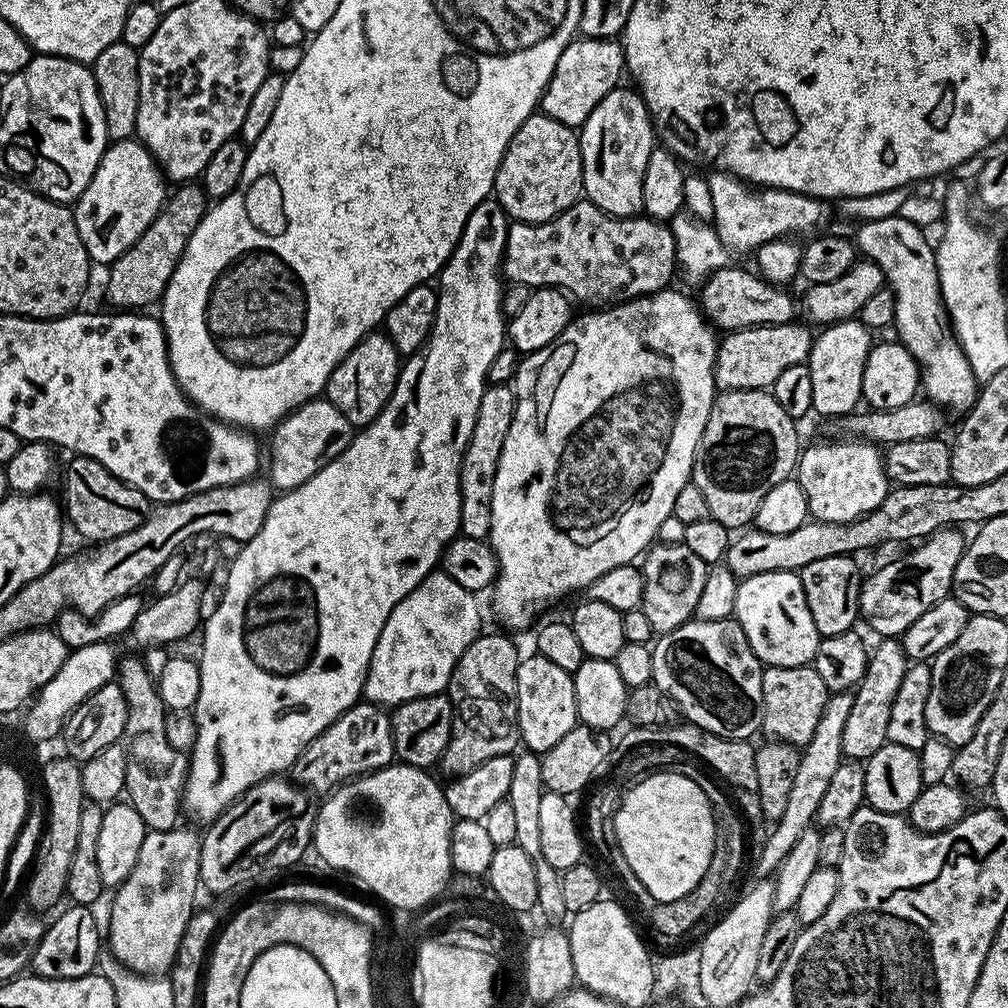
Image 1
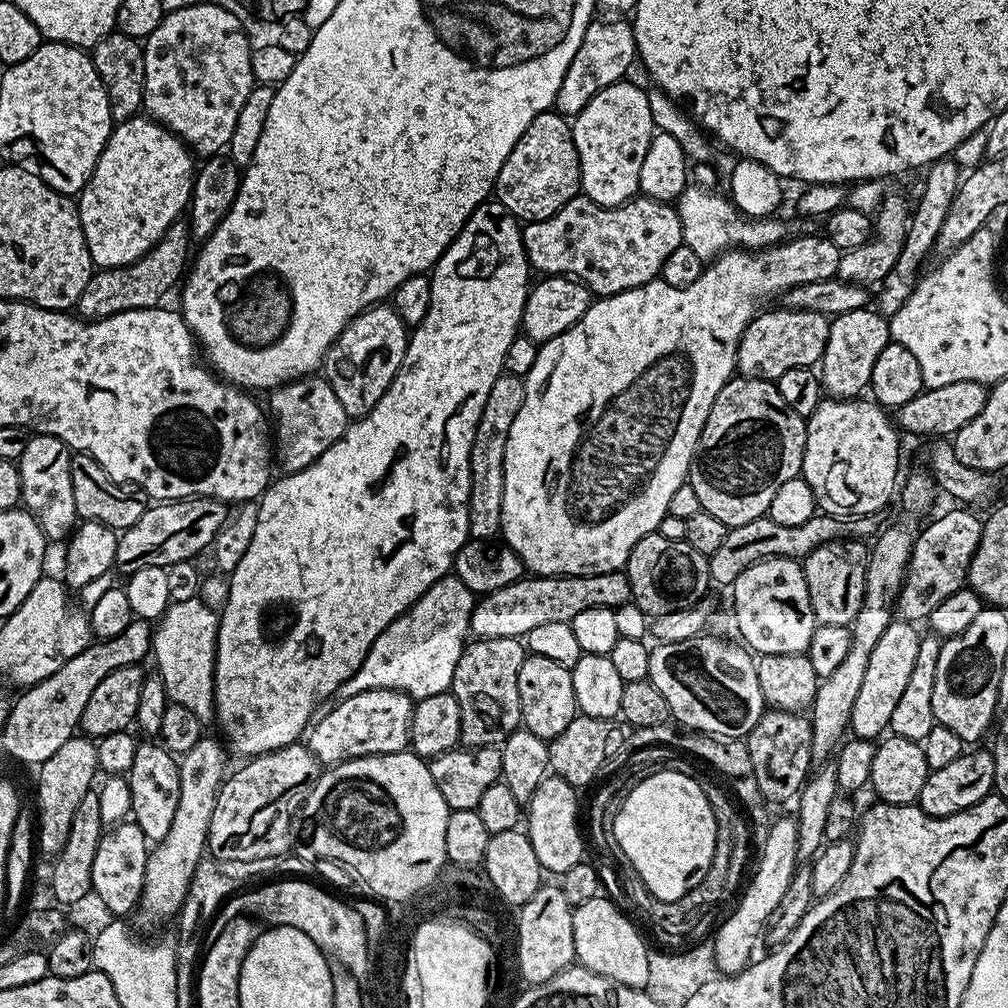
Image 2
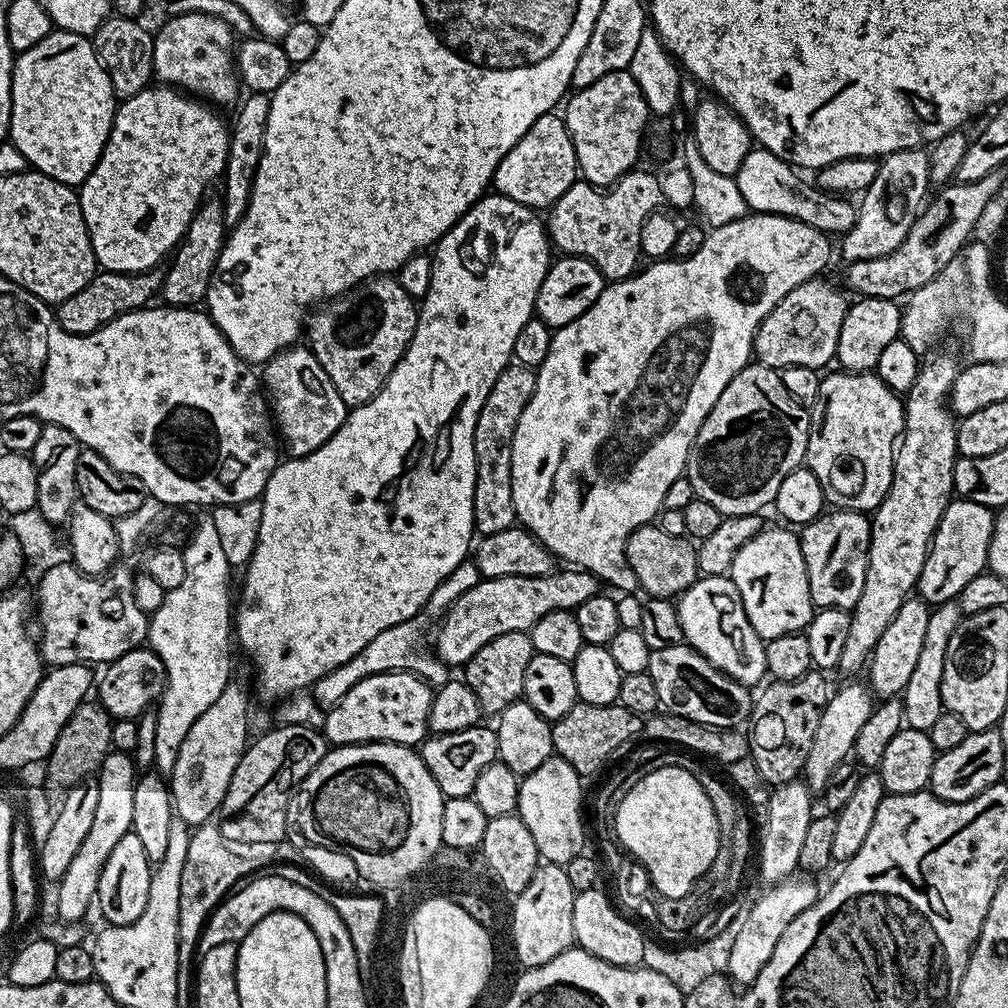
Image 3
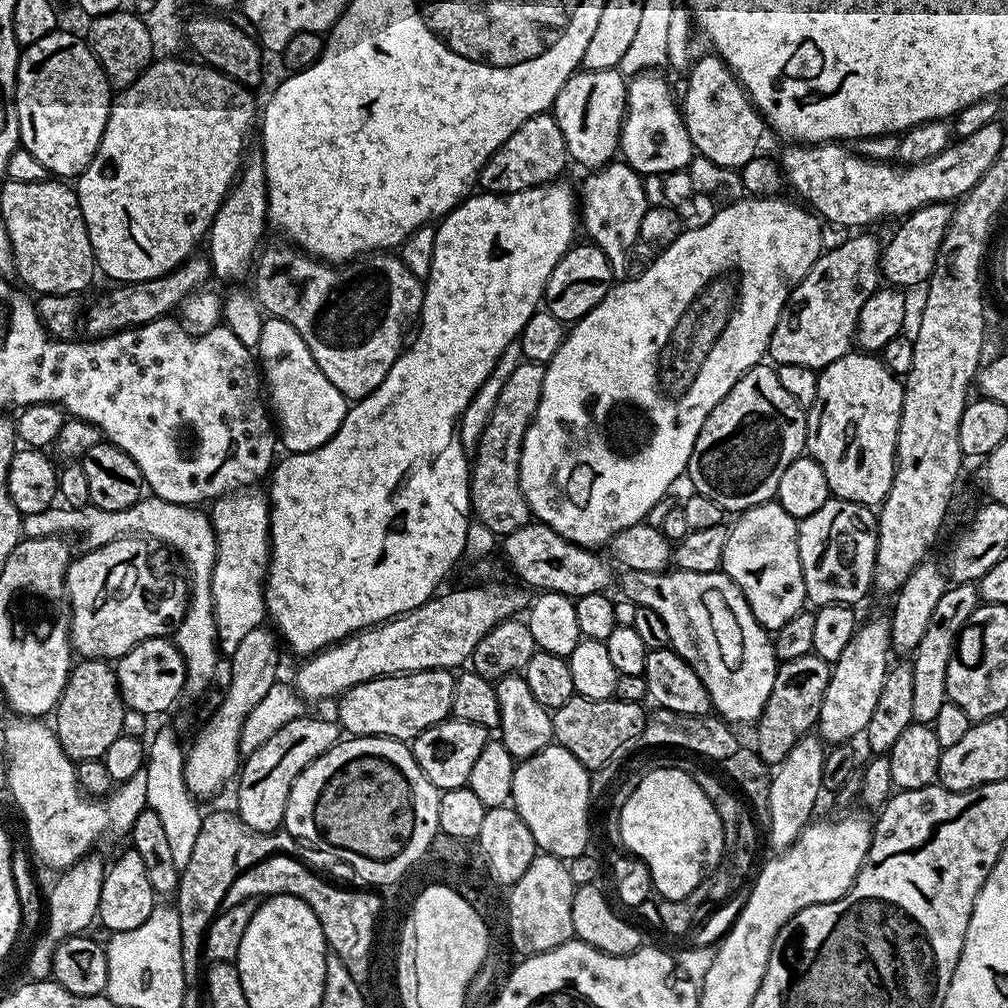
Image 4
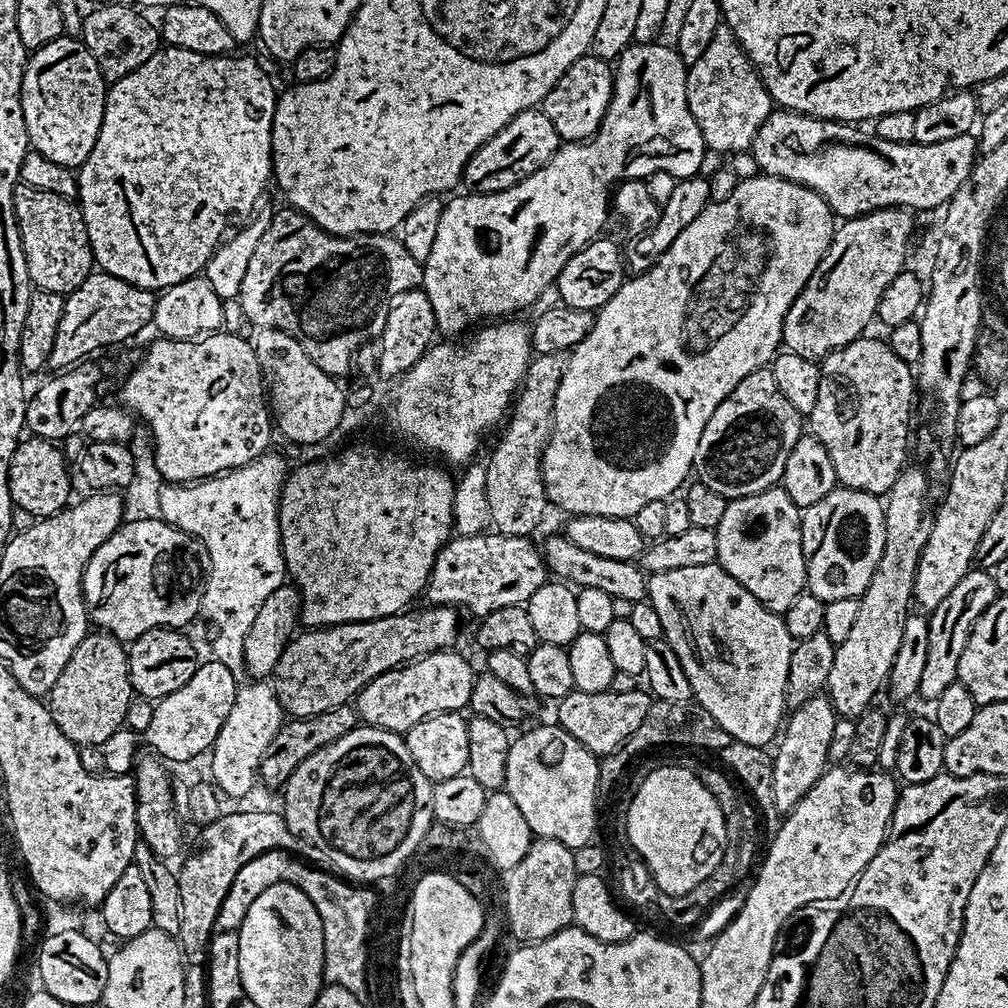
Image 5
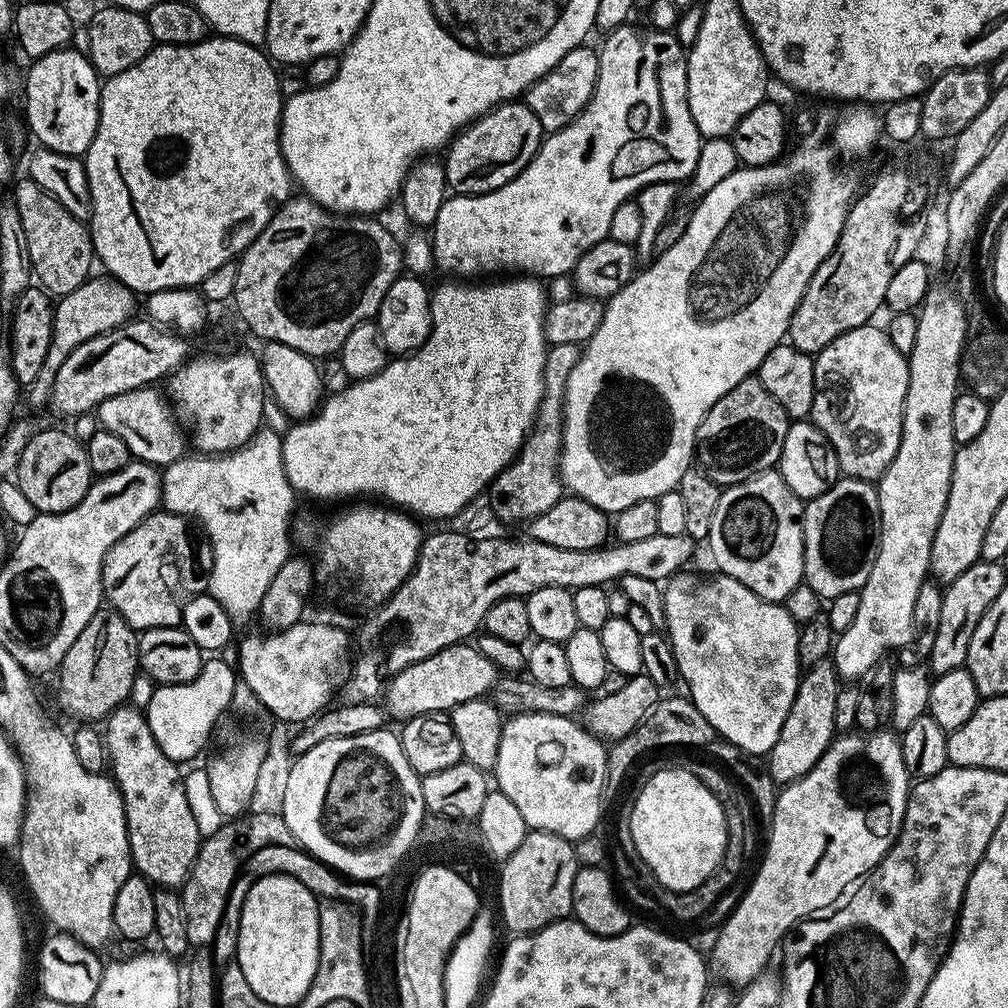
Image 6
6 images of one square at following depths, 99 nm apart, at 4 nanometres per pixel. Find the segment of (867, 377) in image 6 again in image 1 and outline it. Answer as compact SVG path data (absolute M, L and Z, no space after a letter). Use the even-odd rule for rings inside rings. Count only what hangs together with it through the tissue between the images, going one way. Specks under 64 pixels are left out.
M832 438L829 444L807 445L794 476L806 494L809 517L822 522L854 522L874 510L890 491L881 449L866 440Z

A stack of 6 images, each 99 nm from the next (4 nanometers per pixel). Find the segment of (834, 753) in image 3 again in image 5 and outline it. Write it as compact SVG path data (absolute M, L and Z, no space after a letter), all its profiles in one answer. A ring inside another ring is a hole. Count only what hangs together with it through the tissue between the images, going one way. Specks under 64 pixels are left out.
M905 467L894 486L886 493L884 504L884 525L886 526L886 546L878 566L874 570L874 578L870 578L870 586L858 597L858 619L850 629L846 642L836 645L834 662L830 666L830 678L826 685L826 695L832 701L837 717L855 718L864 713L873 703L876 691L885 687L890 666L894 662L894 654L898 654L898 641L902 638L904 619L910 614L908 604L913 603L912 587L914 574L918 566L918 558L926 546L928 529L930 527L930 508L928 512L928 476L920 468Z

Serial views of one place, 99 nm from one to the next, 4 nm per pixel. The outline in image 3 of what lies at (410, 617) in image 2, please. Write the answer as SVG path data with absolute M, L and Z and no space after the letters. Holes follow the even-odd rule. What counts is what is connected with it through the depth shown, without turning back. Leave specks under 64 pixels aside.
M465 562L458 565L438 586L438 590L434 590L434 594L430 594L430 598L424 603L424 611L417 614L412 620L402 622L398 626L390 626L390 630L382 630L382 634L378 634L378 638L374 638L374 642L367 644L357 656L350 658L350 662L338 666L338 670L326 674L320 681L312 685L310 693L318 706L325 710L333 708L355 684L362 682L362 678L370 678L374 674L383 672L412 672L413 675L422 677L427 684L433 686L447 682L450 678L449 665L435 655L427 656L420 649L424 644L424 631L428 627L431 629L434 622L439 621L447 612L448 607L454 602L458 602L458 598L462 598L462 594L466 594L466 590L474 587L481 578L475 563Z

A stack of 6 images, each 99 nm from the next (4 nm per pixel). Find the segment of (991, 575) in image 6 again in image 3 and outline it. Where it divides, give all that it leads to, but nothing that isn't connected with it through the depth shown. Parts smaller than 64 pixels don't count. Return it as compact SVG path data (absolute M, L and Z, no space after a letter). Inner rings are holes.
M956 602L938 604L929 611L926 639L922 641L918 662L914 666L914 671L910 673L910 682L906 682L902 693L904 722L907 727L928 732L934 726L934 722L938 722L940 715L945 712L942 702L942 670L946 670L946 650L961 619L960 606Z

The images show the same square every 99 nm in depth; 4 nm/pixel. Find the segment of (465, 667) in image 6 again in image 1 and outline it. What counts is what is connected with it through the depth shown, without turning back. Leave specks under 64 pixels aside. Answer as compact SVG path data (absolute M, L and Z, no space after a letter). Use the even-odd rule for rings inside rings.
M361 702L330 722L330 726L326 726L310 746L306 746L295 762L294 778L313 793L327 794L355 777L387 768L393 763L395 754L391 715L379 704Z

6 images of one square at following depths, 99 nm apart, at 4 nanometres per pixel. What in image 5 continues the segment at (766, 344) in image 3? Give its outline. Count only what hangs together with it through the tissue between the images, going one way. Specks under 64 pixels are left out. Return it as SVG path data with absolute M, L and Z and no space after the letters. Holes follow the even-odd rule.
M879 208L877 212L867 212L864 216L855 216L852 220L845 220L833 231L831 246L818 262L814 274L810 274L810 278L806 282L806 286L798 294L798 298L794 298L794 302L788 306L786 318L782 322L782 344L787 351L807 360L819 361L827 356L828 353L844 348L850 342L861 339L865 335L864 327L876 320L876 311L878 310L878 302L882 298L882 290L886 290L886 286L890 286L890 282L894 282L896 275L905 271L906 264L904 264L904 259L908 256L908 239L912 236L912 216L911 211L902 208Z

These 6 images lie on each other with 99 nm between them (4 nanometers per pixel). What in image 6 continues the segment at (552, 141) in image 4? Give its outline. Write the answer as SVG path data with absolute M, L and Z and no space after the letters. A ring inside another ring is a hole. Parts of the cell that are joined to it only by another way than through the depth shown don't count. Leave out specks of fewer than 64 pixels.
M501 102L489 112L477 115L467 128L459 129L447 145L448 160L443 161L443 166L449 189L462 196L481 196L506 186L531 162L545 135L544 127L524 102Z

